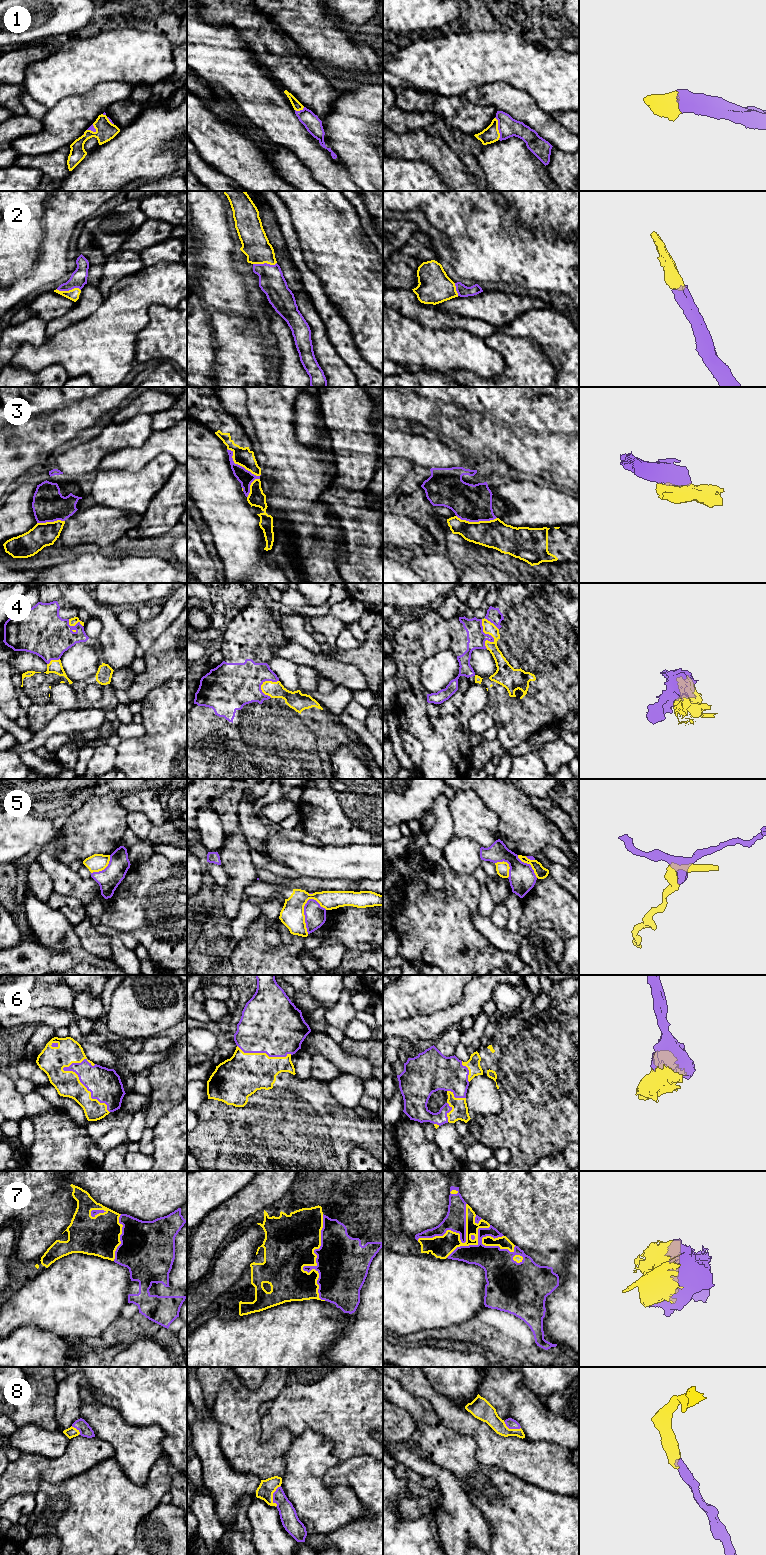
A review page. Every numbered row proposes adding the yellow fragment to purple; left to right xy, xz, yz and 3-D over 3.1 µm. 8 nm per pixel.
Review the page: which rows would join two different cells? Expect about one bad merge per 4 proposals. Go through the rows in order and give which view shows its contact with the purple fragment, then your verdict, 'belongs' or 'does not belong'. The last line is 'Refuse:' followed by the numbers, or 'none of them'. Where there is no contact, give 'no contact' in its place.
1: meets purple in yz; belongs
2: meets purple in xy; belongs
3: meets purple in xz; does not belong
4: meets purple in yz; belongs
5: meets purple in xz; does not belong
6: meets purple in xy; belongs
7: meets purple in xz; belongs
8: meets purple in xz; belongs
Refuse: 3, 5

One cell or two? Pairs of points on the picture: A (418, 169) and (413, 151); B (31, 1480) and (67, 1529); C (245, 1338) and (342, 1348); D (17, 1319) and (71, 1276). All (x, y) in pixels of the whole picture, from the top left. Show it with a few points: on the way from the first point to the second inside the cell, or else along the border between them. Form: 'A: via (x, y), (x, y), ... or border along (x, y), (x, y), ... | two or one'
A: border along (393, 157), (406, 160), (423, 160), (437, 172) | two
B: border along (60, 1482), (48, 1483), (42, 1481), (35, 1493) | two
C: border along (340, 1337), (324, 1353) | two
D: via (30, 1306), (38, 1302), (45, 1302), (58, 1289) | one

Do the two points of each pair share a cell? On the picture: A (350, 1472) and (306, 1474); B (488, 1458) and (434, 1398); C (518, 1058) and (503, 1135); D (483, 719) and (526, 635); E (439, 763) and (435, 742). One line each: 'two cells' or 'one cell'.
A: two cells
B: one cell
C: one cell
D: two cells
E: one cell

